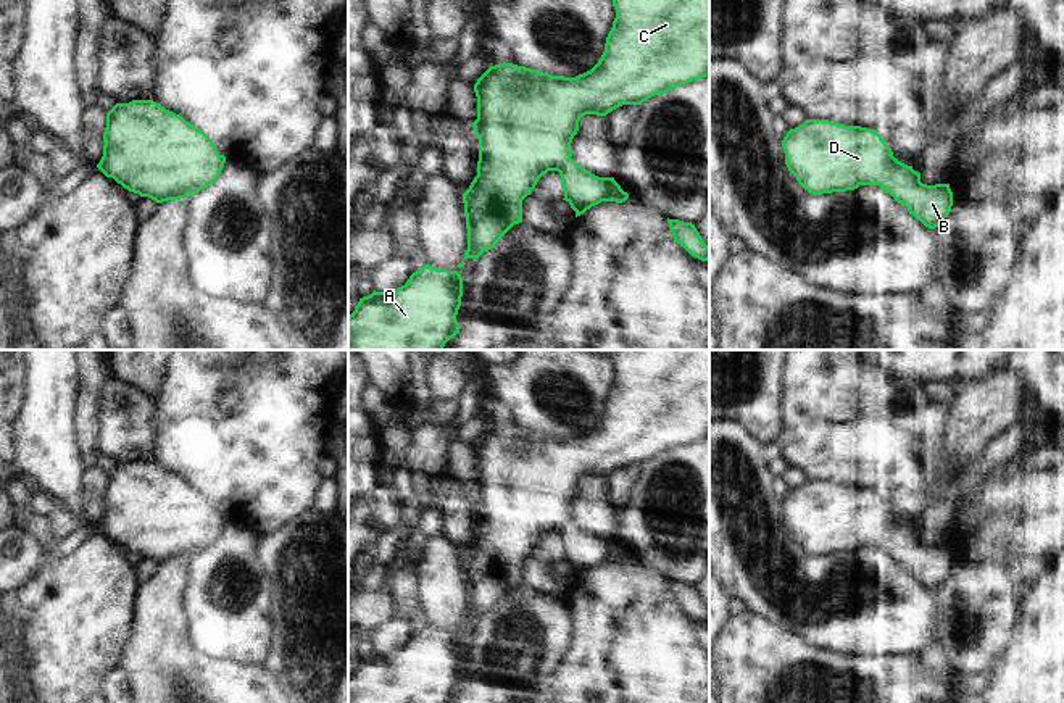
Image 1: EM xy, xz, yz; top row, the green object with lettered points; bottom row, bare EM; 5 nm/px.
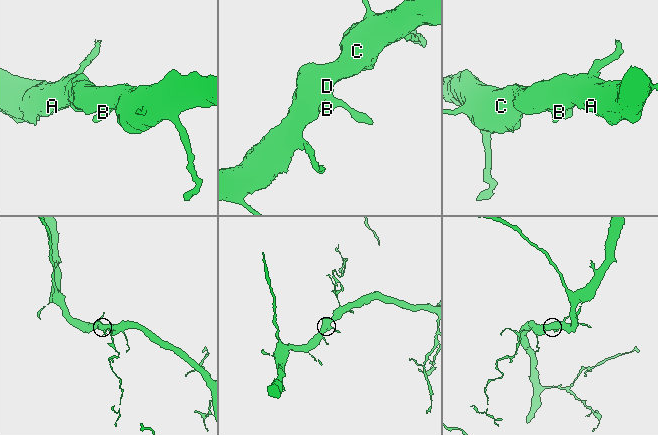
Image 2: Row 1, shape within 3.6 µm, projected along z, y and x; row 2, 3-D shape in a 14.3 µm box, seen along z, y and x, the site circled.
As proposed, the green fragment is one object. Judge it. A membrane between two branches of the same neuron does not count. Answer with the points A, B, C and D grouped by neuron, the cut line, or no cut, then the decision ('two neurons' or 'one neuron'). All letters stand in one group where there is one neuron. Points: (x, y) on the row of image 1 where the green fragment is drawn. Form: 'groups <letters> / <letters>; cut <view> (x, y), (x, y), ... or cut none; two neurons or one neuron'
groups A B C D; cut none; one neuron

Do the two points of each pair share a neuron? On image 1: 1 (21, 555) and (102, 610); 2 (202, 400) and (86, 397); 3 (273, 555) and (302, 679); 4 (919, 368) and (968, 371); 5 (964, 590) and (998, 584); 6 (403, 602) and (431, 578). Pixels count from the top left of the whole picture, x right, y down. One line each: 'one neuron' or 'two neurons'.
1: two neurons
2: two neurons
3: one neuron
4: one neuron
5: one neuron
6: two neurons

